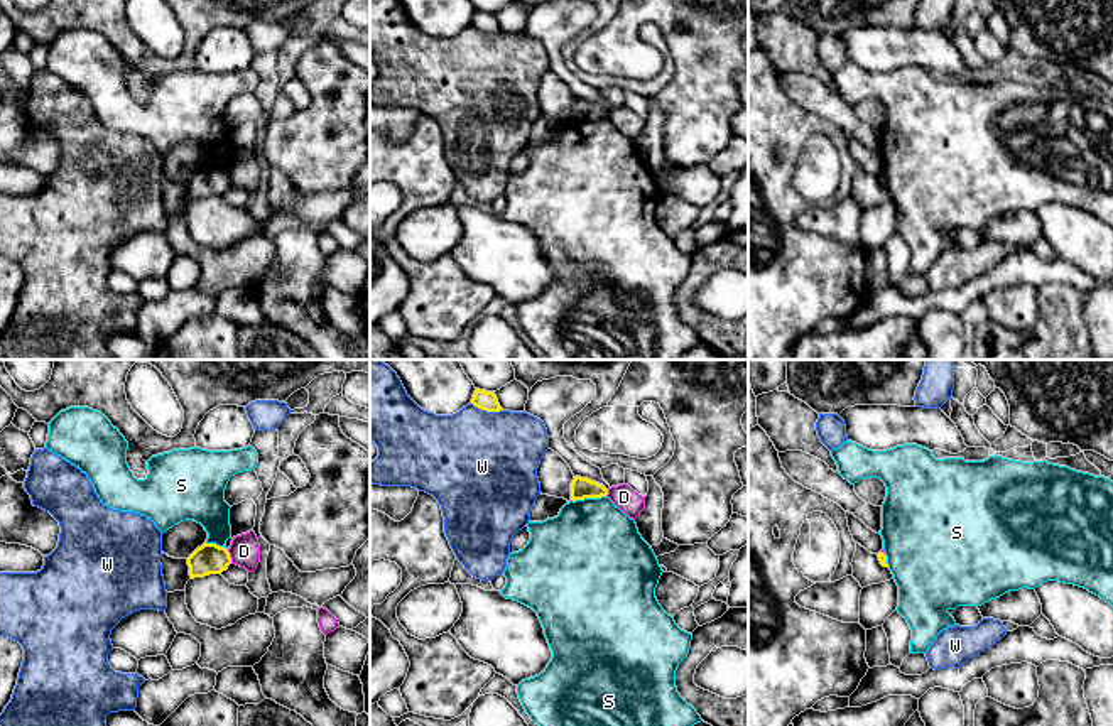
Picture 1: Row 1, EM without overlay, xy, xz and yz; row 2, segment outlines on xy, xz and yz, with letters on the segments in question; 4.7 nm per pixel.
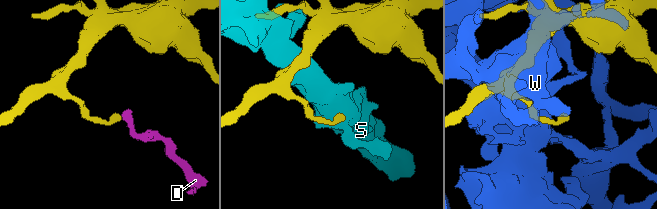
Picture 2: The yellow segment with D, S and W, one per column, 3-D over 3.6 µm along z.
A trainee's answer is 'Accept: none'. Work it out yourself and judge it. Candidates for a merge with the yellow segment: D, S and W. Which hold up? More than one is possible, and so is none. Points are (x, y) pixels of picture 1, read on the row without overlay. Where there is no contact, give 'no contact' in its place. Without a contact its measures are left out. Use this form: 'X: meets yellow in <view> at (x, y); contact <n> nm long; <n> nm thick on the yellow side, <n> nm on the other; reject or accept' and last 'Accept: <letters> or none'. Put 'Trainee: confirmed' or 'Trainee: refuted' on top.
Trainee: confirmed
D: meets yellow in xy at (228, 178); contact 80 nm long; 140 nm thick on the yellow side, 140 nm on the other; reject
S: meets yellow in xz at (588, 119); contact 170 nm long; 100 nm thick on the yellow side, 460 nm on the other; reject
W: meets yellow in xz at (487, 32); contact 160 nm long; 100 nm thick on the yellow side, 500 nm on the other; reject
Accept: none

